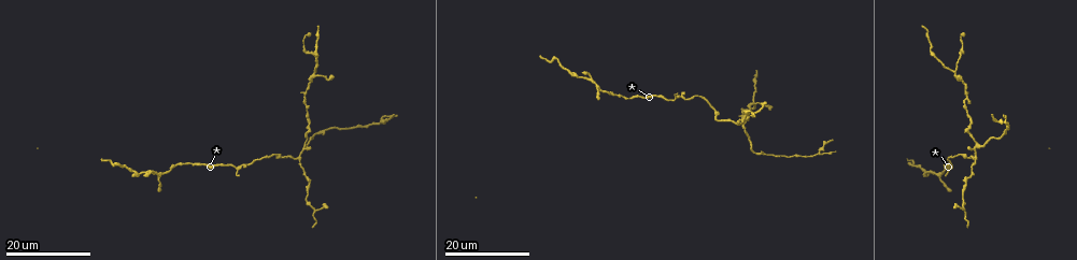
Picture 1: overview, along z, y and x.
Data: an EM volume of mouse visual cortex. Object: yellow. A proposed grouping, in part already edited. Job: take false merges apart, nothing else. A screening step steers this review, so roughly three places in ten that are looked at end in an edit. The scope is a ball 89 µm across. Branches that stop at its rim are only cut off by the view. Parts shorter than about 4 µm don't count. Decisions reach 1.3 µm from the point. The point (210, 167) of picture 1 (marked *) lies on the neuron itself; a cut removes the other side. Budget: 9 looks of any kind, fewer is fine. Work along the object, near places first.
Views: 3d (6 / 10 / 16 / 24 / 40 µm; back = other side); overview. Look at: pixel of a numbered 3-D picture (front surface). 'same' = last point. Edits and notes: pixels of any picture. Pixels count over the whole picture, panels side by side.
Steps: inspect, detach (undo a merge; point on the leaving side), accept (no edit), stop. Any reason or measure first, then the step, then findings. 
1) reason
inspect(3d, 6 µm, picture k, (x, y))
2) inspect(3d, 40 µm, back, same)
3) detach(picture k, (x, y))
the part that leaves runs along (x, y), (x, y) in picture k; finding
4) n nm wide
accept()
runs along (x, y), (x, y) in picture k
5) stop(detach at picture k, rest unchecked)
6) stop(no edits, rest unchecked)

three-way junction
inspect(3d, 24 µm, picture 1, (673, 100))

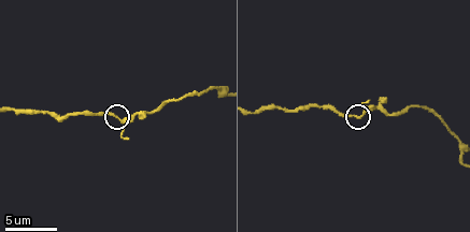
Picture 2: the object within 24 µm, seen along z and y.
zoom in
inspect(3d, 6 µm, picture 2, (122, 119))

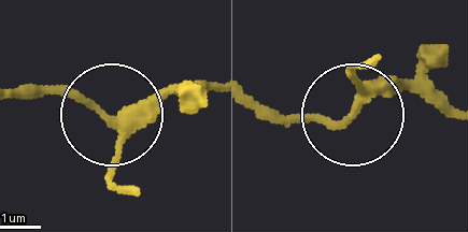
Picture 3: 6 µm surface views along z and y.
200 nm wide
accept()
runs along (254, 99), (295, 119), (346, 119), (436, 52) in picture 3; one neuron here

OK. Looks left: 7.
three arms meet
inspect(3d, 24 µm, picture 1, (971, 132))

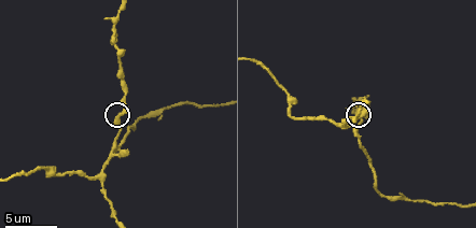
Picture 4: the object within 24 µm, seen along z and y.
inspect(3d, 10 µm, picture 4, (119, 116))

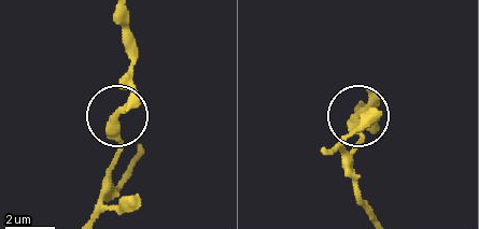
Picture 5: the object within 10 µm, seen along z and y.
accept()
runs along (89, 216), (121, 148), (116, 111), (132, 87), (132, 45) in picture 5; one neuron here

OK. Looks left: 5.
three arms meet
inspect(3d, 10 µm, picture 4, (112, 32))

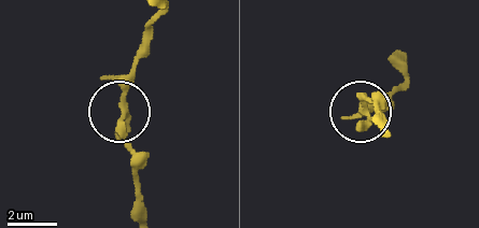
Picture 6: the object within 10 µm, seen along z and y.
3 arms
accept()
runs along (144, 210), (120, 104), (120, 86), (132, 57) in picture 6; all the same neuron

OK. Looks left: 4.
small branch off a trunk
inspect(3d, 24 µm, picture 1, (956, 69))

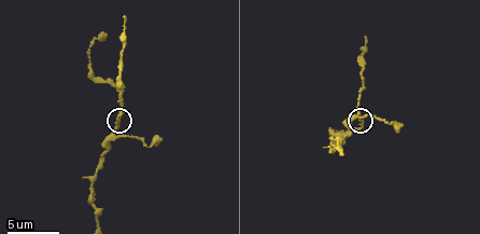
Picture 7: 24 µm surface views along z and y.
closer look
inspect(3d, 6 µm, picture 7, (116, 125))

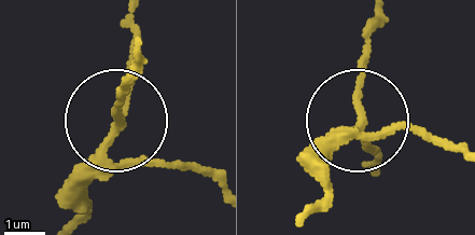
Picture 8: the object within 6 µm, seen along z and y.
3 arms
accept()
one neuron here

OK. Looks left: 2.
arms part here
inspect(3d, 10 µm, picture 4, (102, 172))

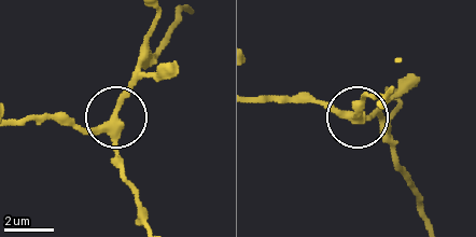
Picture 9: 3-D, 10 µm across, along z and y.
3 arms
accept()
runs along (16, 121), (97, 126), (113, 119), (122, 180) in picture 9; one neuron here

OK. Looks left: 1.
stop(no edits, rest unchecked)

